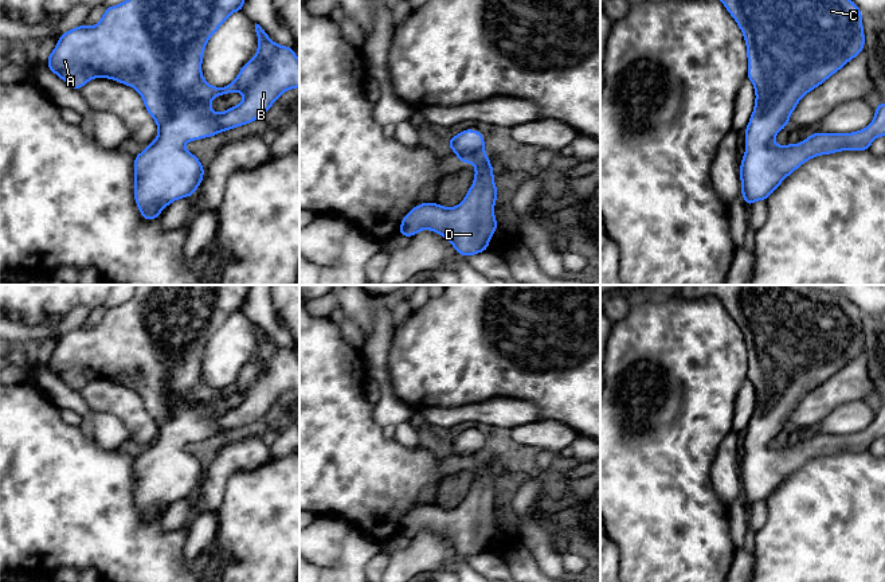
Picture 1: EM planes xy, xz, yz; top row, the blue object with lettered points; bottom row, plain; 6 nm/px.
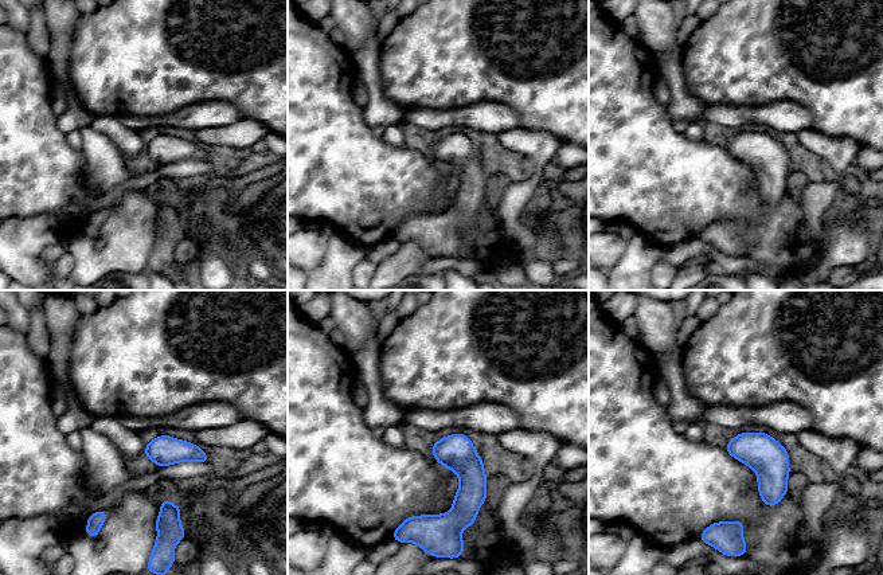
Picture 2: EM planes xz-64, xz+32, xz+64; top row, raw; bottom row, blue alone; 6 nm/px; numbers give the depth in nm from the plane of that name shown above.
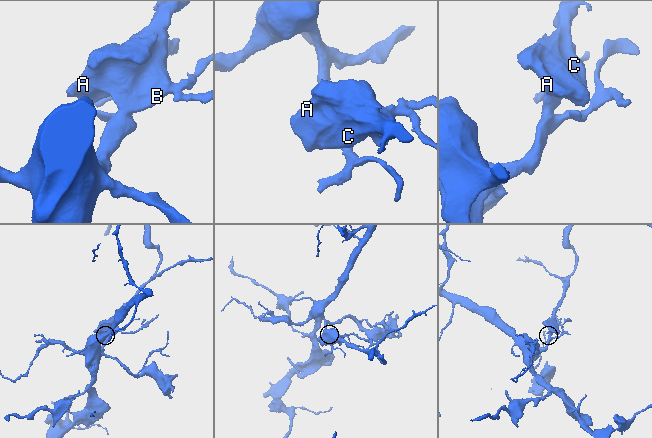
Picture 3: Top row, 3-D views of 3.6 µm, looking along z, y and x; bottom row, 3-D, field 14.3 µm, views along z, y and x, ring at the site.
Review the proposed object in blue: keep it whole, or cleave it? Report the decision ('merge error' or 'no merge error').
no merge error

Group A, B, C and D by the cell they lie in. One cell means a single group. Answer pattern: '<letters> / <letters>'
A B C D

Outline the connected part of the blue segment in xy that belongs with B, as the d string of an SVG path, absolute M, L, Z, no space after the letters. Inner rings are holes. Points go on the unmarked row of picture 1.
M136 285L136 290L132 298L118 306L107 308L98 325L93 328L78 327L67 332L62 337L59 337L55 351L48 358L47 362L48 370L75 391L85 387L90 380L102 378L102 379L110 379L118 382L120 384L124 386L129 386L141 395L148 414L153 418L153 421L158 426L158 435L156 441L150 444L146 450L144 450L140 456L134 458L134 500L145 522L156 520L158 515L173 501L192 497L196 489L200 487L201 480L204 477L204 470L199 460L184 450L184 445L187 442L205 440L218 435L220 433L226 433L228 430L244 425L250 425L254 421L262 418L283 392L289 390L299 388L299 360L295 358L294 351L286 347L278 347L277 344L271 343L266 332L257 324L255 324L255 333L259 341L258 352L255 358L240 370L238 379L226 388L212 388L203 379L201 362L203 362L204 348L208 340L216 333L216 331L226 323L226 320L232 313L243 312L244 297L248 289L250 285ZM234 392L243 394L244 395L243 402L239 406L227 410L224 414L214 414L212 409L209 407L211 402L218 397L230 395Z

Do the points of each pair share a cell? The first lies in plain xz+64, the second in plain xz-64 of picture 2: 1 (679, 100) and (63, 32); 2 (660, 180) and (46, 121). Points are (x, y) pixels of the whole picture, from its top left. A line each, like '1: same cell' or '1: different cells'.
1: same cell
2: same cell

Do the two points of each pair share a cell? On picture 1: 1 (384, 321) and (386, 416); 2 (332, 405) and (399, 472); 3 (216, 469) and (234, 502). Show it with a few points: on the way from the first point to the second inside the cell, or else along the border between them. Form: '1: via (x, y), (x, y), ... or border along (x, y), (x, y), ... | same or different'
1: via (379, 344), (379, 372), (386, 386), (386, 393) | same
2: via (348, 421), (383, 456) | same
3: border along (253, 468), (231, 475), (216, 511) | different

